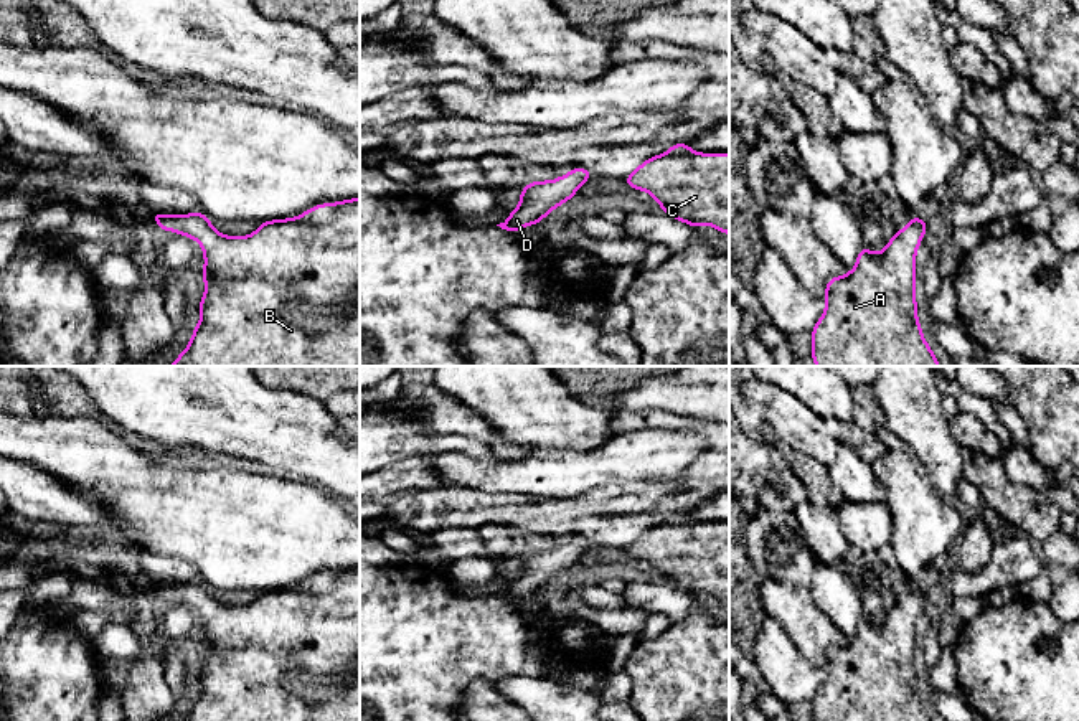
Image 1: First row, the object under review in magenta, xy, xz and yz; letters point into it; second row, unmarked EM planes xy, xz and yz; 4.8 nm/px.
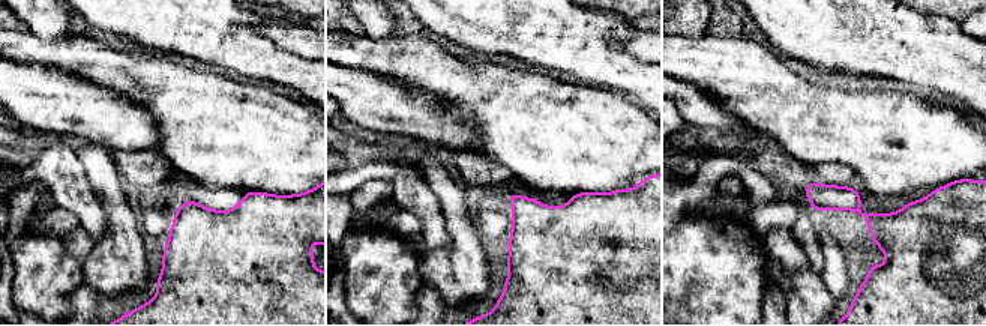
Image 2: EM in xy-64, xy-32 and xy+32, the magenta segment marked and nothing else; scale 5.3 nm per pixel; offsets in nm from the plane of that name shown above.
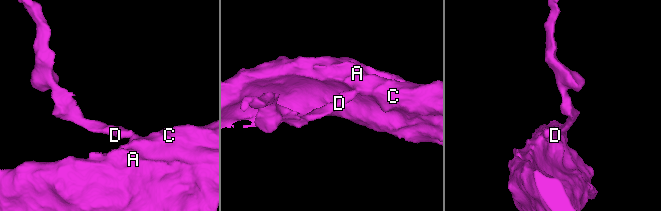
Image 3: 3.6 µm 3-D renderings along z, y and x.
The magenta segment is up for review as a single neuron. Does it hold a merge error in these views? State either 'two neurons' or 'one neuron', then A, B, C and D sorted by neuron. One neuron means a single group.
one neuron | A B C D

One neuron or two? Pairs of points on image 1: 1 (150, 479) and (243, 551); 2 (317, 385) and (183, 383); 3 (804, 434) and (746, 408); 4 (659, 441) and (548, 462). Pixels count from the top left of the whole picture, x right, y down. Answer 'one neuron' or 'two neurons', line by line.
1: one neuron
2: two neurons
3: two neurons
4: one neuron

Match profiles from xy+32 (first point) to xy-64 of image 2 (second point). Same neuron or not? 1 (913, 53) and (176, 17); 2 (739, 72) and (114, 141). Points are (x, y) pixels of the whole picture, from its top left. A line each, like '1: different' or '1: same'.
1: same
2: different

